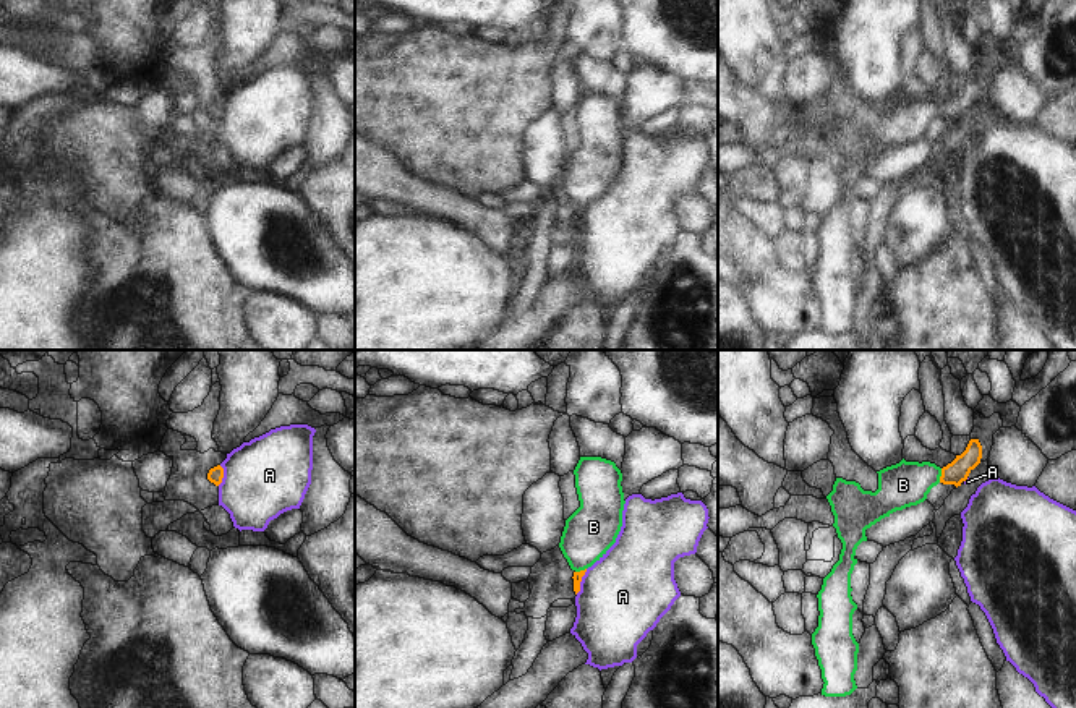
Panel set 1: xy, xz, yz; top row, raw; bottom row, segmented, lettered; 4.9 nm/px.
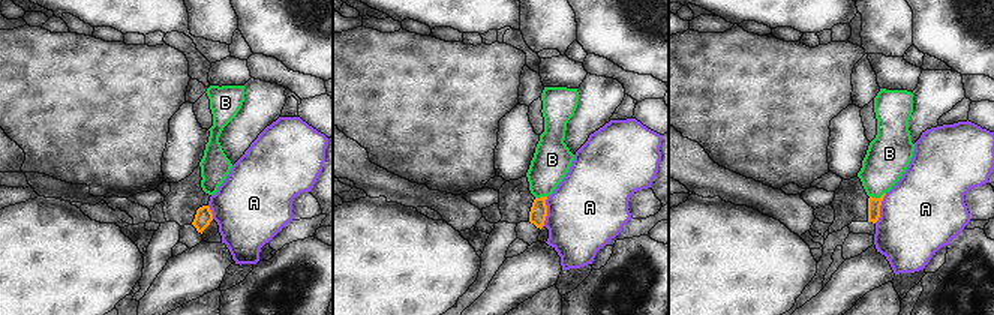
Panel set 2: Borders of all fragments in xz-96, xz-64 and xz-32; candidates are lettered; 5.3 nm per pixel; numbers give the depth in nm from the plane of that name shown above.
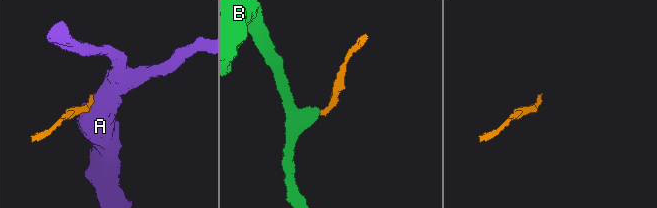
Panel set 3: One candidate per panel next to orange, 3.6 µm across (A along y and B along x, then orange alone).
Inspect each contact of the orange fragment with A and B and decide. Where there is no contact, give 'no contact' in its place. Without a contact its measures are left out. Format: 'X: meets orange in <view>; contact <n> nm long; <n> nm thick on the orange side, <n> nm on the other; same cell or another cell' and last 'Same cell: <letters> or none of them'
A: meets orange in xz; contact 140 nm long; 50 nm thick on the orange side, 440 nm on the other; another cell
B: meets orange in yz; contact 70 nm long; 120 nm thick on the orange side, 220 nm on the other; same cell
Same cell: B

